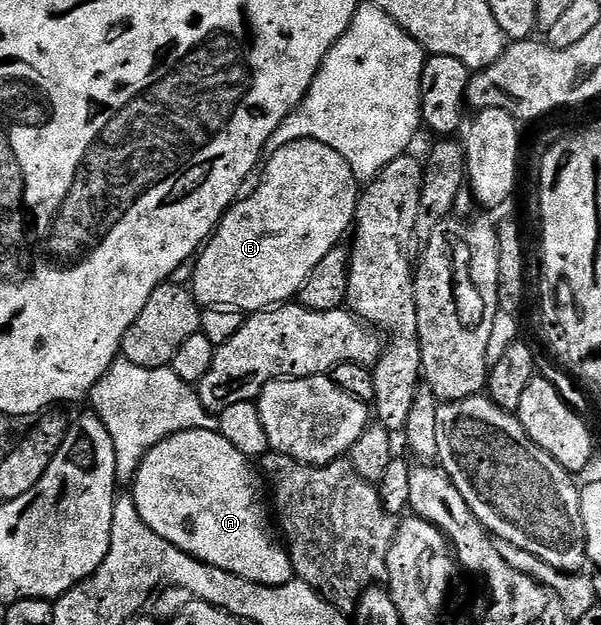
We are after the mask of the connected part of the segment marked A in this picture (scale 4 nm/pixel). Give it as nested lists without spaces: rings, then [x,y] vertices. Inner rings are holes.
[[[211,430],[180,432],[152,445],[146,452],[149,453],[142,458],[137,477],[133,480],[132,507],[139,513],[142,522],[159,534],[159,538],[171,542],[171,546],[183,550],[196,560],[219,566],[219,570],[227,570],[239,578],[247,578],[247,582],[279,588],[294,579],[289,553],[275,535],[271,523],[271,508],[266,493],[264,496],[257,492],[259,472],[254,465],[254,469],[249,465],[252,464],[250,457],[239,454],[239,450],[235,450],[227,438]]]

